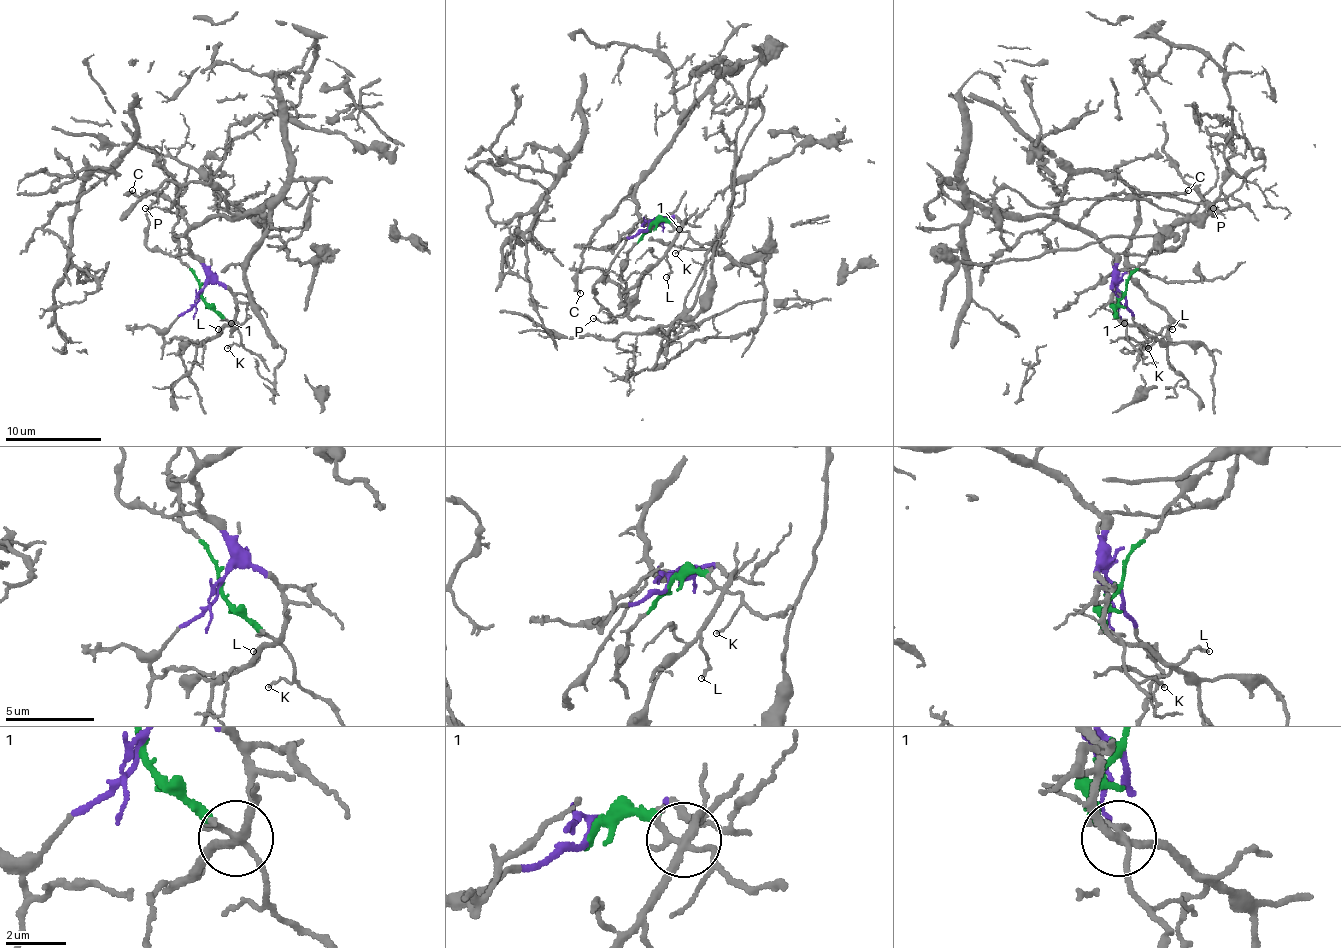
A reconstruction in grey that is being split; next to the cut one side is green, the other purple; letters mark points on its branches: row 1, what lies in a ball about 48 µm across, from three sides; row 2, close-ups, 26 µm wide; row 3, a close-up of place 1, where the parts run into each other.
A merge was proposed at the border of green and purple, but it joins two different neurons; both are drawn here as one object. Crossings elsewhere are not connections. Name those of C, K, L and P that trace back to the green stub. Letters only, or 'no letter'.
K, P

